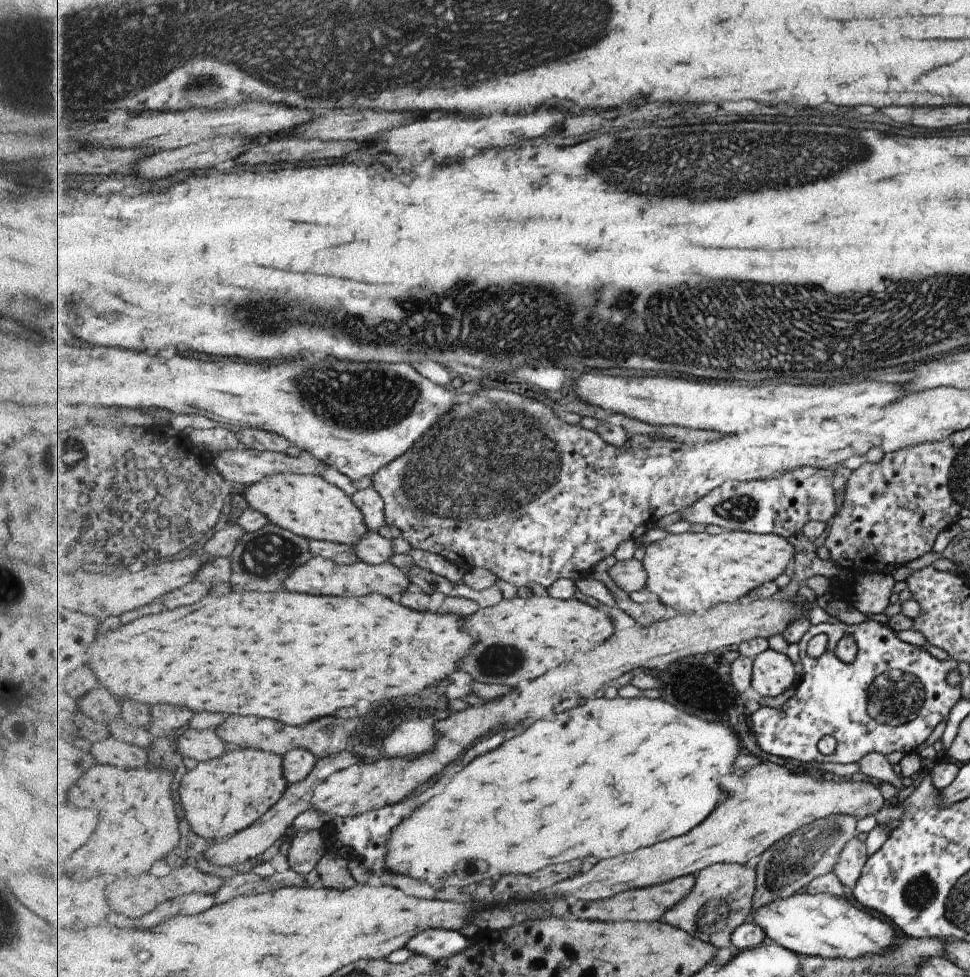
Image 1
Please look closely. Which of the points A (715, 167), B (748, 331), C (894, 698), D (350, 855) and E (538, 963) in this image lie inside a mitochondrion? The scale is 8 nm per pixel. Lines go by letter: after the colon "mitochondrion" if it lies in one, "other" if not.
A: mitochondrion
B: mitochondrion
C: mitochondrion
D: other
E: other

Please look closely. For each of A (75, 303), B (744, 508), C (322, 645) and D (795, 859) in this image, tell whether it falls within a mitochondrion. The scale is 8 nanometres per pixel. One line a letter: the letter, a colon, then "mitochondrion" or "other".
A: mitochondrion
B: mitochondrion
C: other
D: mitochondrion

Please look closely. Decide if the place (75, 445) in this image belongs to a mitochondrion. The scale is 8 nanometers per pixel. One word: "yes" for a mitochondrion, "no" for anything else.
yes

